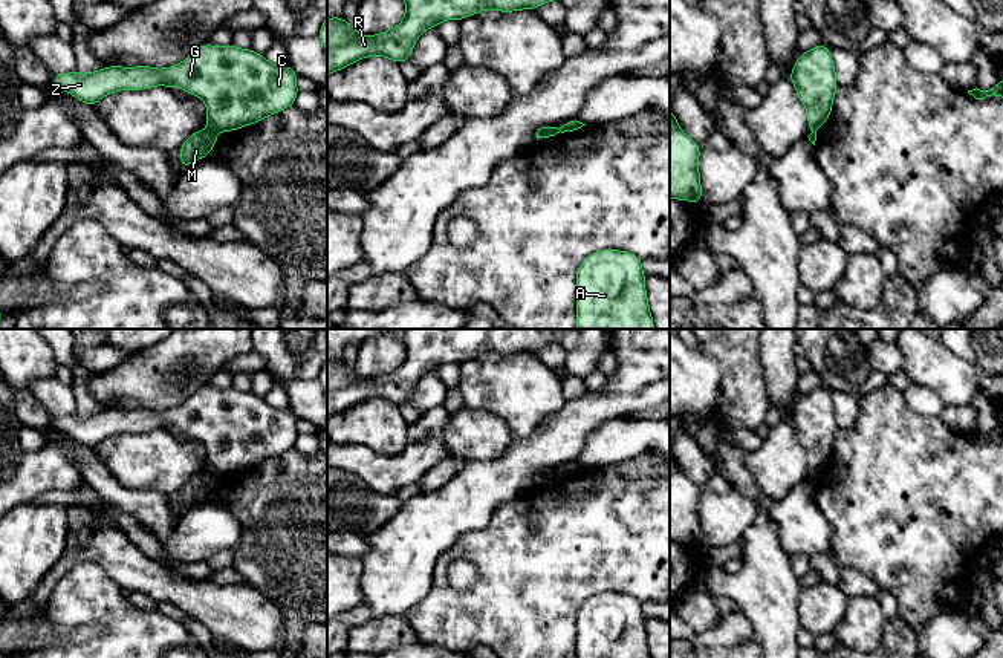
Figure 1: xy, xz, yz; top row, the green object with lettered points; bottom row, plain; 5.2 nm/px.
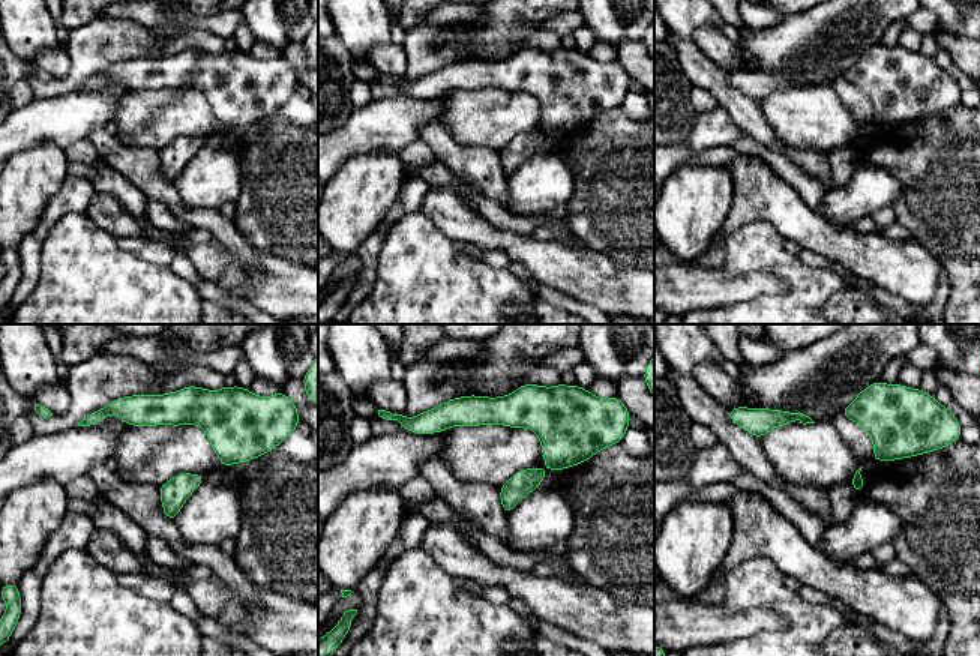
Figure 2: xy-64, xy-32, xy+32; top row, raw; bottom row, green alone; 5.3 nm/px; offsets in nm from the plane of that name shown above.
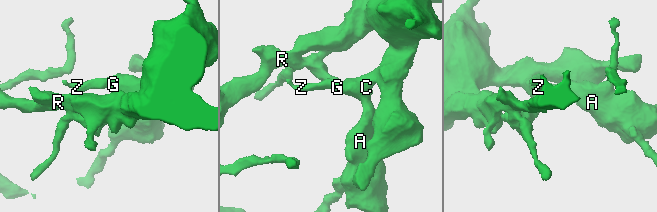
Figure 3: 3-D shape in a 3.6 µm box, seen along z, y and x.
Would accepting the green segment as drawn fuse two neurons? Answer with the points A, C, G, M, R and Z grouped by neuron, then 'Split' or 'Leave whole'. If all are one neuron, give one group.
Groups: A C G Z / M R. Split

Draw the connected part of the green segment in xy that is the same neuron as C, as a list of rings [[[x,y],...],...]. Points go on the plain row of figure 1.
[[[202,387],[182,406],[165,412],[115,407],[89,416],[58,416],[52,427],[86,448],[119,433],[179,430],[203,442],[208,468],[222,476],[295,448],[297,422],[291,407],[275,409],[252,392]]]

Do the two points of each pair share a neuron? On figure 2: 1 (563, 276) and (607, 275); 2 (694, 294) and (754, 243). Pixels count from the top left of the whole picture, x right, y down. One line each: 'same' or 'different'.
1: same
2: different

